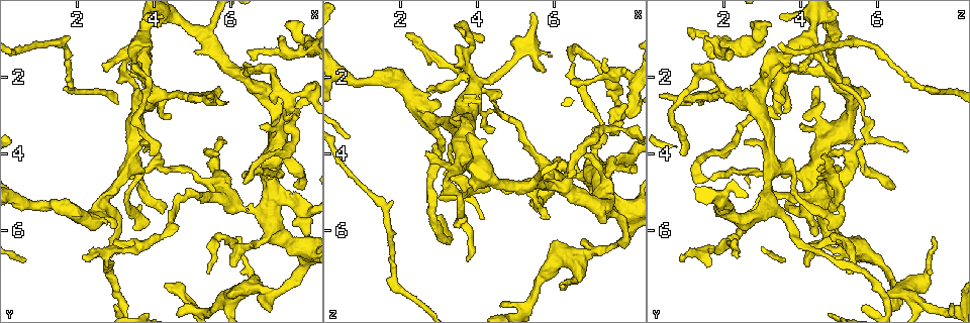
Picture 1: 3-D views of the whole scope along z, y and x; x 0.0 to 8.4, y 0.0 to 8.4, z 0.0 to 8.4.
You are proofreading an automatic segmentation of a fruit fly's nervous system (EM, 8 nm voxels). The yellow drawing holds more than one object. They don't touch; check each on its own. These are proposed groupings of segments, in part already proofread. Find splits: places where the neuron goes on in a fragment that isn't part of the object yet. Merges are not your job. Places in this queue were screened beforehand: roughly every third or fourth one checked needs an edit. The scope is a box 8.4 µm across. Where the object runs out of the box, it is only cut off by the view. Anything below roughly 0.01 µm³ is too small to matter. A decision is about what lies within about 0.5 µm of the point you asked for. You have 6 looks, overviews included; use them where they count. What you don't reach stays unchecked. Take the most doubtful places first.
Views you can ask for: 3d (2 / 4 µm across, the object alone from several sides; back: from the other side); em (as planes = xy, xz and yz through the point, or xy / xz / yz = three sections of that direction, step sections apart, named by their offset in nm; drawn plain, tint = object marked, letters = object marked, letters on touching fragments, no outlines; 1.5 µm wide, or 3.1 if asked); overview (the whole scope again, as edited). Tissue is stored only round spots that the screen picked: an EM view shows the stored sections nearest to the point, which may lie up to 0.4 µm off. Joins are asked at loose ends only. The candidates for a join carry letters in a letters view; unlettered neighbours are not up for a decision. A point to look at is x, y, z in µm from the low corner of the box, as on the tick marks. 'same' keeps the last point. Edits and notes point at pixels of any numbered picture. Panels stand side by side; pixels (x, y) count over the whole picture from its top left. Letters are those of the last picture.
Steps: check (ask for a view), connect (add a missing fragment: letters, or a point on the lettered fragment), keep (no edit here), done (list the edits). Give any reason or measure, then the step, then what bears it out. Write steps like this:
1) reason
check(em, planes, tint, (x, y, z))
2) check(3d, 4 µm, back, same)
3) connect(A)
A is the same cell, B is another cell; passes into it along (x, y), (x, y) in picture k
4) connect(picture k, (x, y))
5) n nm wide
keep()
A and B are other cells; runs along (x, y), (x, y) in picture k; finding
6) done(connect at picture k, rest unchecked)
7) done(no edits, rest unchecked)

long arm stops here
check(em, planes, letters, (3.70, 3.95, 6.85))

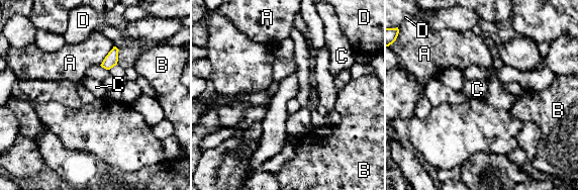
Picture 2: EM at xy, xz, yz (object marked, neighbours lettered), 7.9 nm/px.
A touches over 200 nm
keep()
A, B, C and D are other cells; no lettered fragment goes on from it

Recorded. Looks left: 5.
free end
check(em, planes, letters, (7.35, 0.90, 1.50))

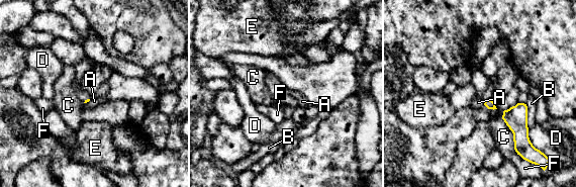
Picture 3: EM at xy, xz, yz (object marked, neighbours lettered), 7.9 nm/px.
keep()
A, B, C, D, E and F are other cells; border along (485, 101), (483, 104) in picture 3; none of them fits

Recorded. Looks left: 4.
free end
check(3d, 4 µm, (5.65, 3.90, 4.75))

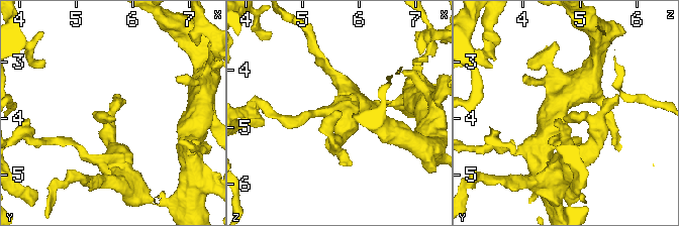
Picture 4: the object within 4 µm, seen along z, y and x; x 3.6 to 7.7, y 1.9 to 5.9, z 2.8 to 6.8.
shape alone is not enough
check(em, xz, step 8, tint, (5.65, 3.95, 4.75))

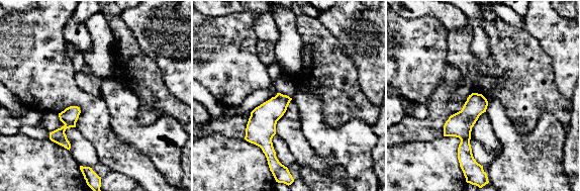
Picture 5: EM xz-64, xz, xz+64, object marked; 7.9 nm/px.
check(em, planes, letters, same)

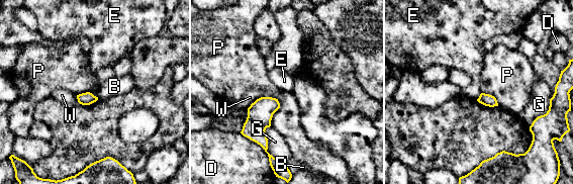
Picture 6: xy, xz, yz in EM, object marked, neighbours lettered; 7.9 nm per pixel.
D touches over 320 nm
keep()
B, D, E, G, P and W are other cells; border along (89, 92), (97, 97) in picture 6; no lettered fragment goes on from it

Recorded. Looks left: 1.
done(no edits, rest unchecked)

